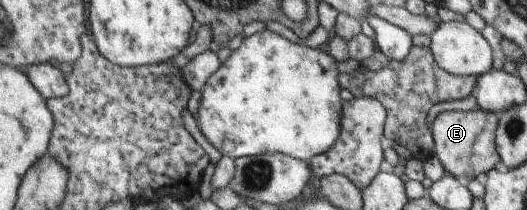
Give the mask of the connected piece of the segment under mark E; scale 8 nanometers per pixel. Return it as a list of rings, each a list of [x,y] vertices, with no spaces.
[[[481,108],[467,111],[441,111],[429,128],[433,138],[432,153],[436,155],[446,174],[464,182],[482,178],[486,171],[490,171],[500,161],[495,148],[496,128],[495,112],[482,111]]]

